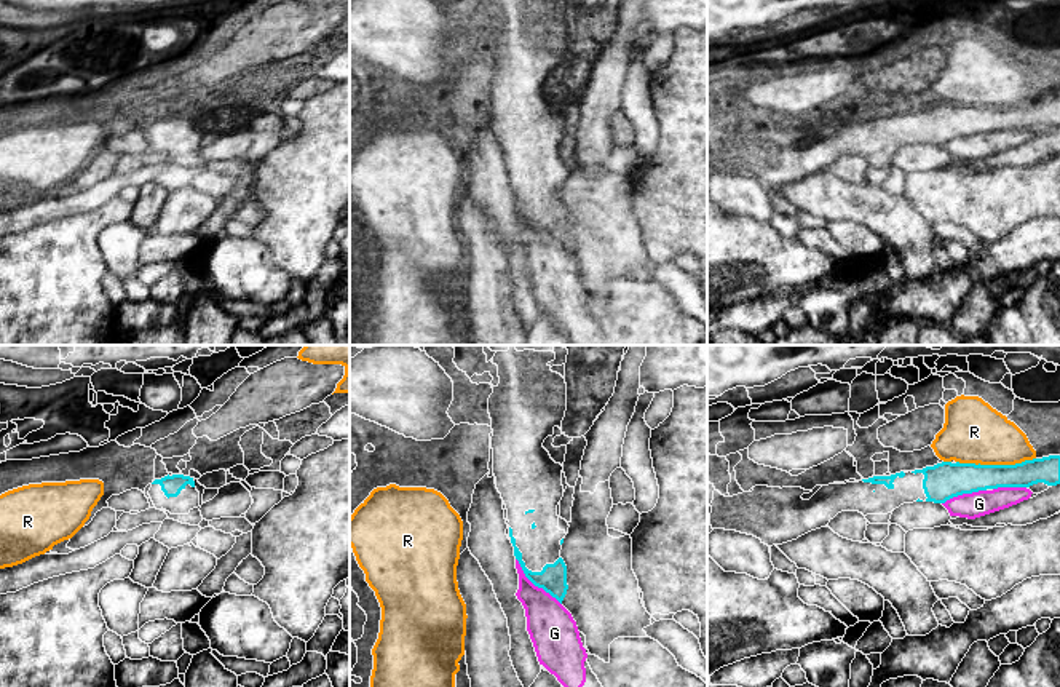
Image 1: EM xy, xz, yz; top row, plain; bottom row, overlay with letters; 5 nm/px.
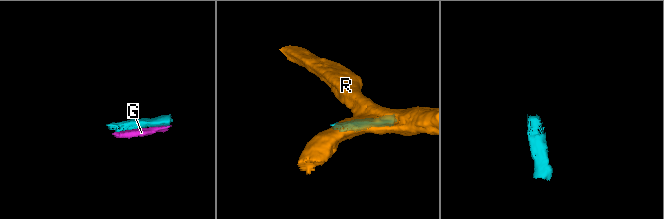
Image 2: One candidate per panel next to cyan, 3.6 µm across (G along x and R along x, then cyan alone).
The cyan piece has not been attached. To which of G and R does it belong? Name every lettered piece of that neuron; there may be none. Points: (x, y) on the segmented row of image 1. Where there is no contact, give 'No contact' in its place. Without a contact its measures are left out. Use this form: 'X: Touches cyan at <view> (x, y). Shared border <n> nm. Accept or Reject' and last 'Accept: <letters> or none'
G: Touches cyan at xz (535, 585). Shared border 340 nm. Reject
R: Touches cyan at yz (995, 465). Shared border 400 nm. Reject
Accept: none

